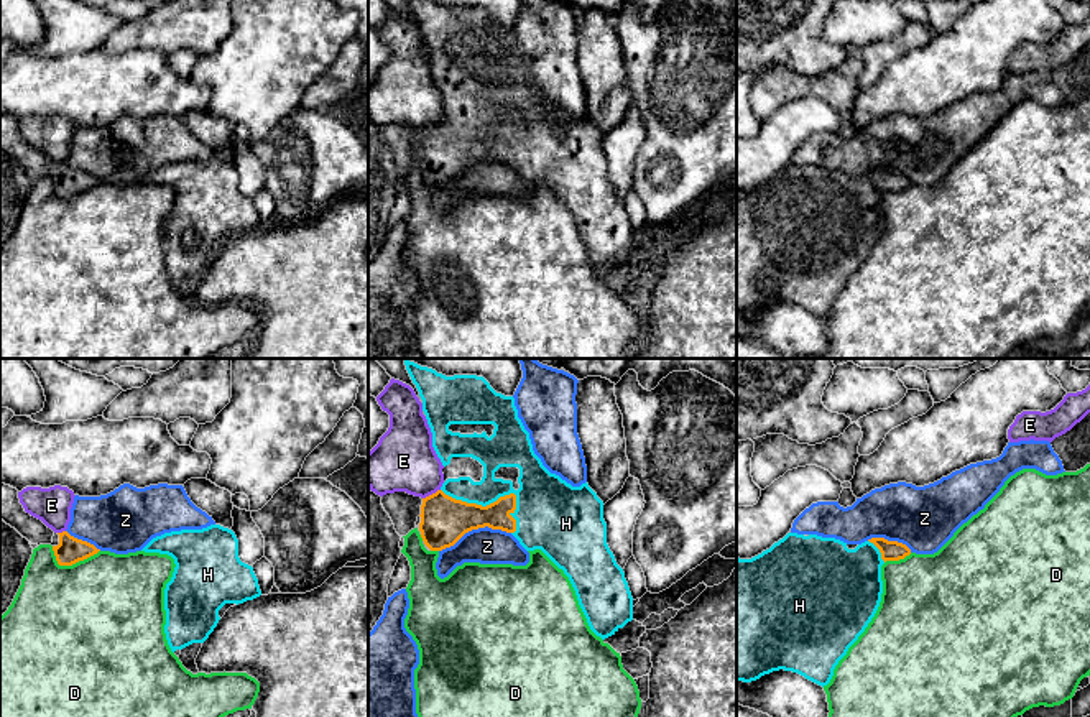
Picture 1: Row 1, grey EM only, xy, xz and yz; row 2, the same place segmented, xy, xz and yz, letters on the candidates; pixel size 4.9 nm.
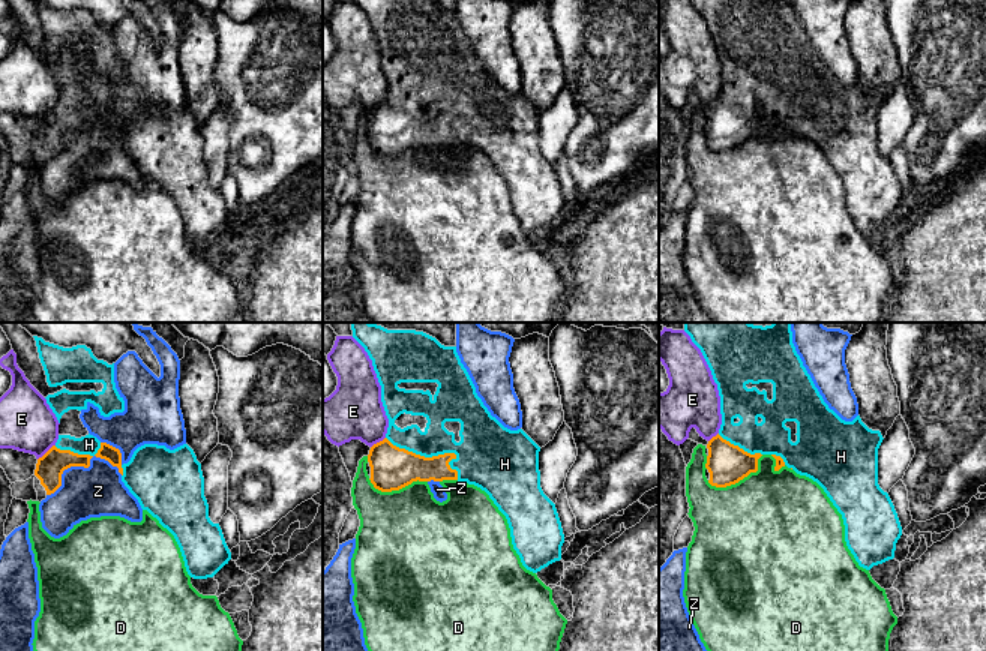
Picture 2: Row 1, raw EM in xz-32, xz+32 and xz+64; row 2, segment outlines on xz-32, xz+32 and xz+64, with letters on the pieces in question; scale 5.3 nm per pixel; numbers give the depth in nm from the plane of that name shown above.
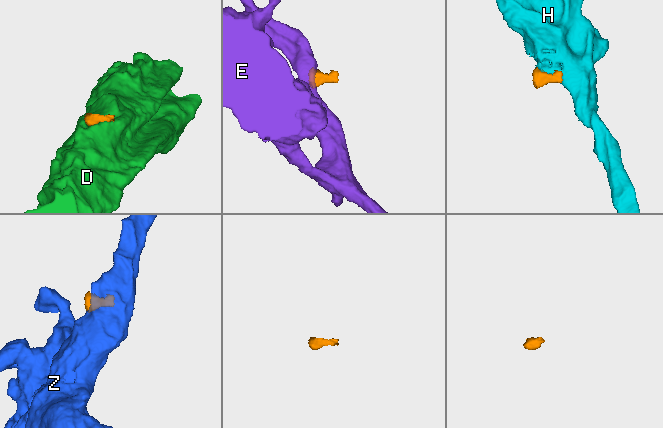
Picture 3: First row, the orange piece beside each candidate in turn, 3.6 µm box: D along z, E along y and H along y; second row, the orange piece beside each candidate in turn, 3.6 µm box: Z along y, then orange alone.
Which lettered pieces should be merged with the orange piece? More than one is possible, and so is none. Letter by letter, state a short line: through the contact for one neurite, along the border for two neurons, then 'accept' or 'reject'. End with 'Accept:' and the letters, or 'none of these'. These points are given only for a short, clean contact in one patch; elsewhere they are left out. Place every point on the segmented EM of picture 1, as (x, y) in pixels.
D: reject
E: line xz (439, 489), (423, 499); reject
H: accept
Z: line xz (510, 531), (487, 527), (472, 528), (439, 551); reject
Accept: H

